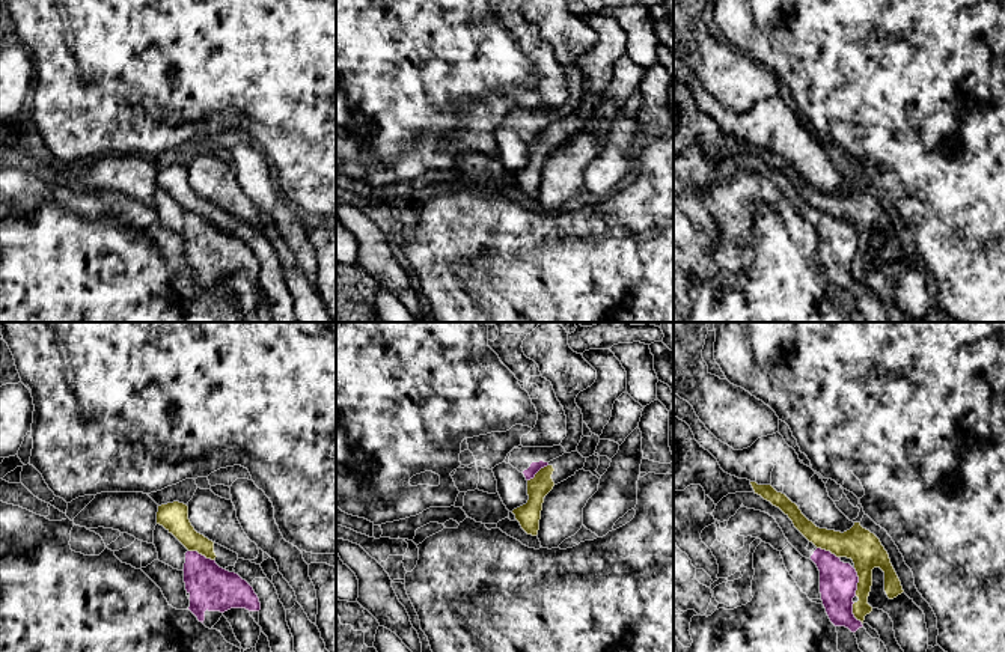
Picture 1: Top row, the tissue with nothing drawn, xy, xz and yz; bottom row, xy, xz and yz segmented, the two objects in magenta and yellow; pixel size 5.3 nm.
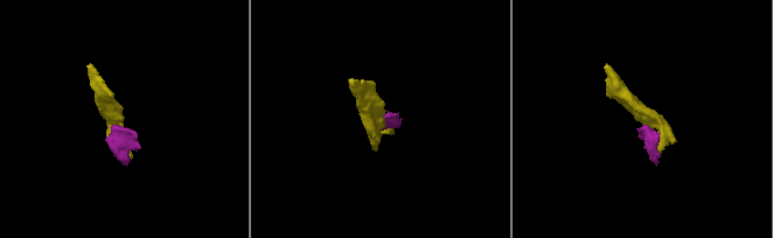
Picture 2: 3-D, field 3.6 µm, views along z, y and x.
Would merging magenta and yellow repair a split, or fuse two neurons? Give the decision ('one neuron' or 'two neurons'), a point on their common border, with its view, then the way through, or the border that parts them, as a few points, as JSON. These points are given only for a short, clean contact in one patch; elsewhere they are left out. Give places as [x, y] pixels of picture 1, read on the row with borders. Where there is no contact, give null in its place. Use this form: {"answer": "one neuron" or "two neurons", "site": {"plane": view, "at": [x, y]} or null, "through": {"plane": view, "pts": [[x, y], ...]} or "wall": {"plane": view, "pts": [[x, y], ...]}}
{"answer": "two neurons", "site": {"plane": "yz", "at": [858, 581]}}

